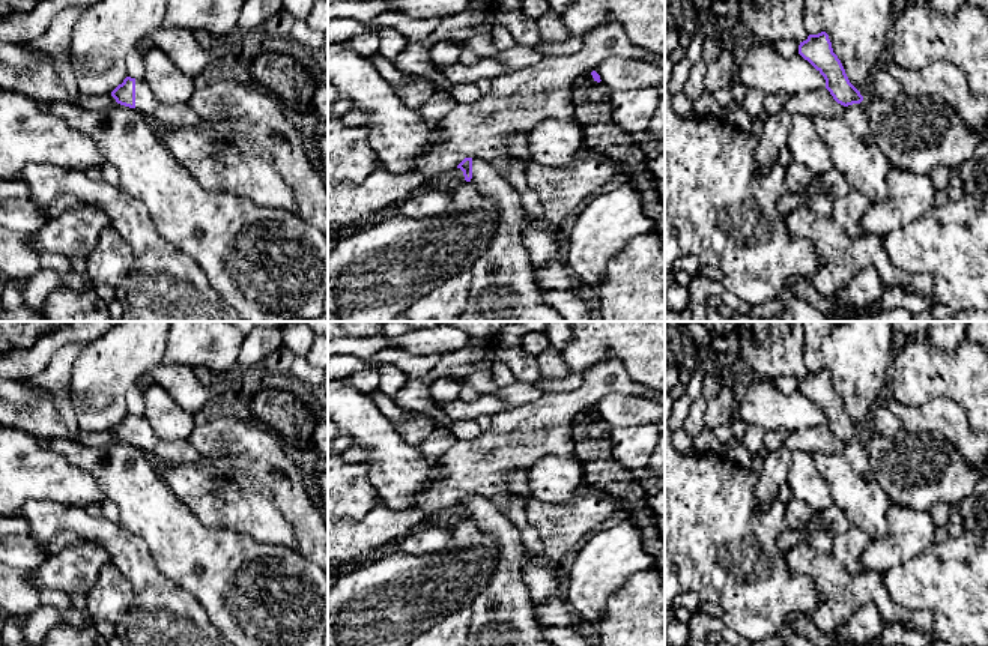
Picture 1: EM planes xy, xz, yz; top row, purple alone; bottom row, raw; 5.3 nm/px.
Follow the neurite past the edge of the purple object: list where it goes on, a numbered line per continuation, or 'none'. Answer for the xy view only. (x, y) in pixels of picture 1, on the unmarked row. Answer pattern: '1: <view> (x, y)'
1: xy (146, 439)

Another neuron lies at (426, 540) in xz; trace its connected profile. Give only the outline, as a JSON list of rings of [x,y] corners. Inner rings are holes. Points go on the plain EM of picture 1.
[[[420,526],[400,542],[400,550],[414,556],[426,556],[448,548],[451,533],[448,526]]]

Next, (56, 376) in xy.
[[[72,344],[62,347],[45,367],[45,370],[33,379],[21,382],[21,386],[27,388],[32,394],[35,388],[45,389],[53,394],[50,403],[54,404],[60,421],[75,431],[77,419],[74,415],[74,406],[69,395],[69,380],[74,368],[74,362],[80,356],[83,344]]]

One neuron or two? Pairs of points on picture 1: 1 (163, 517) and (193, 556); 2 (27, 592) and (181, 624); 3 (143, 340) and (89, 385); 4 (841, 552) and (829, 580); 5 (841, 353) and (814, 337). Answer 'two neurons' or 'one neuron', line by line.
1: one neuron
2: two neurons
3: one neuron
4: two neurons
5: two neurons

